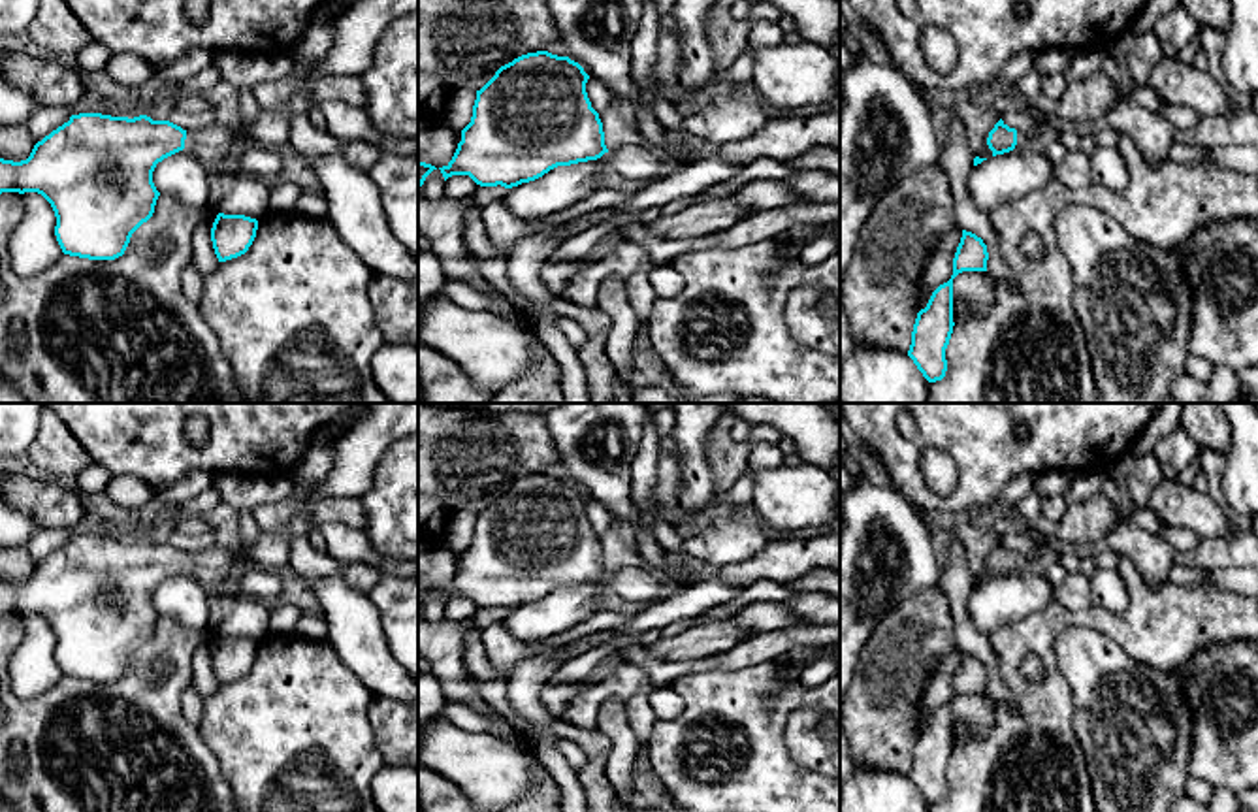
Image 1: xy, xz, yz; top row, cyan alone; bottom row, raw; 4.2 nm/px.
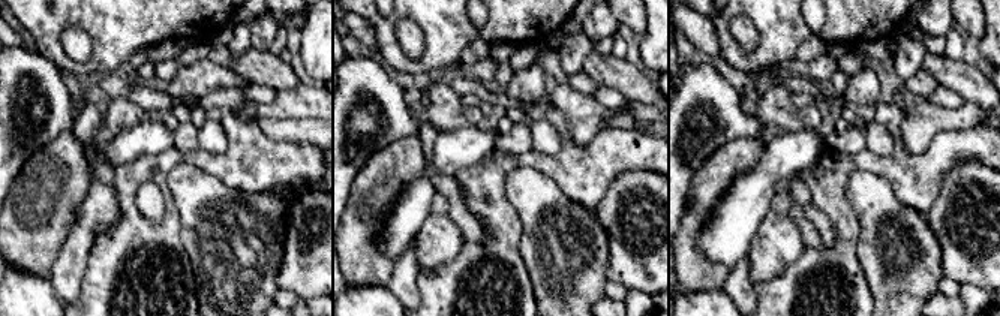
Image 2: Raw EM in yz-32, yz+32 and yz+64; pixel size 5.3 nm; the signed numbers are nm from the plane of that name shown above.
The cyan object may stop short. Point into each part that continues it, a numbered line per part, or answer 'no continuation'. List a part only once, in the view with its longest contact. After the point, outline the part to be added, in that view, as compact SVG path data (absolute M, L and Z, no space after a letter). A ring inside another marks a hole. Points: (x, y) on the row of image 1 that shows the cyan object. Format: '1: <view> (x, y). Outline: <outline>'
1: xy (360, 27). Outline: M358 0L337 15L337 32L328 55L301 79L284 111L262 109L243 119L237 128L213 122L202 130L186 130L185 151L209 168L220 166L235 139L245 134L266 147L288 143L290 119L313 109L311 94L320 77L360 75L371 68L382 32L399 17L418 11L418 0Z

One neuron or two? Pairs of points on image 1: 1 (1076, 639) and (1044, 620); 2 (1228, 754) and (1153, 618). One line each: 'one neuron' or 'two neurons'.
1: two neurons
2: two neurons

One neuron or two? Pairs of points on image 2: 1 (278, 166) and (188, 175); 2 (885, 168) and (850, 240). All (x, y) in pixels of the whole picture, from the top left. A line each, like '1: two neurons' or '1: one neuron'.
1: two neurons
2: one neuron

